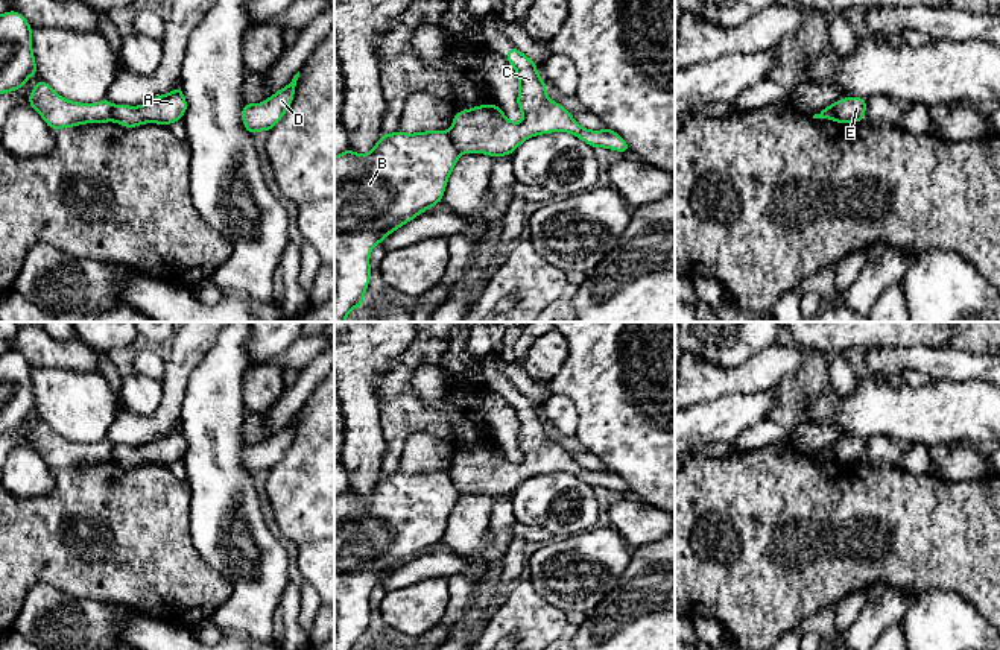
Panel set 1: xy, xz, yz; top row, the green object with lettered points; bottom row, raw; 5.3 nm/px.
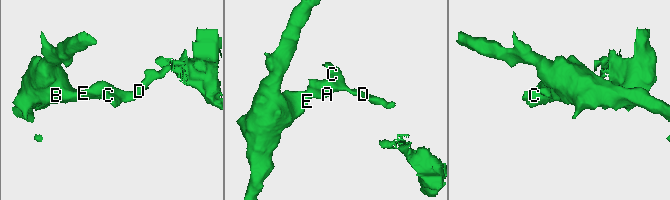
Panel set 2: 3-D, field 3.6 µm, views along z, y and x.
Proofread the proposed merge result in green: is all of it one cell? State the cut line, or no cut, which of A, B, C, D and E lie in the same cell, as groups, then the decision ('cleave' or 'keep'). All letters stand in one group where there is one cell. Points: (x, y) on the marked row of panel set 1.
cut in xz along (446, 132), (459, 154); A C D / B E; cleave

